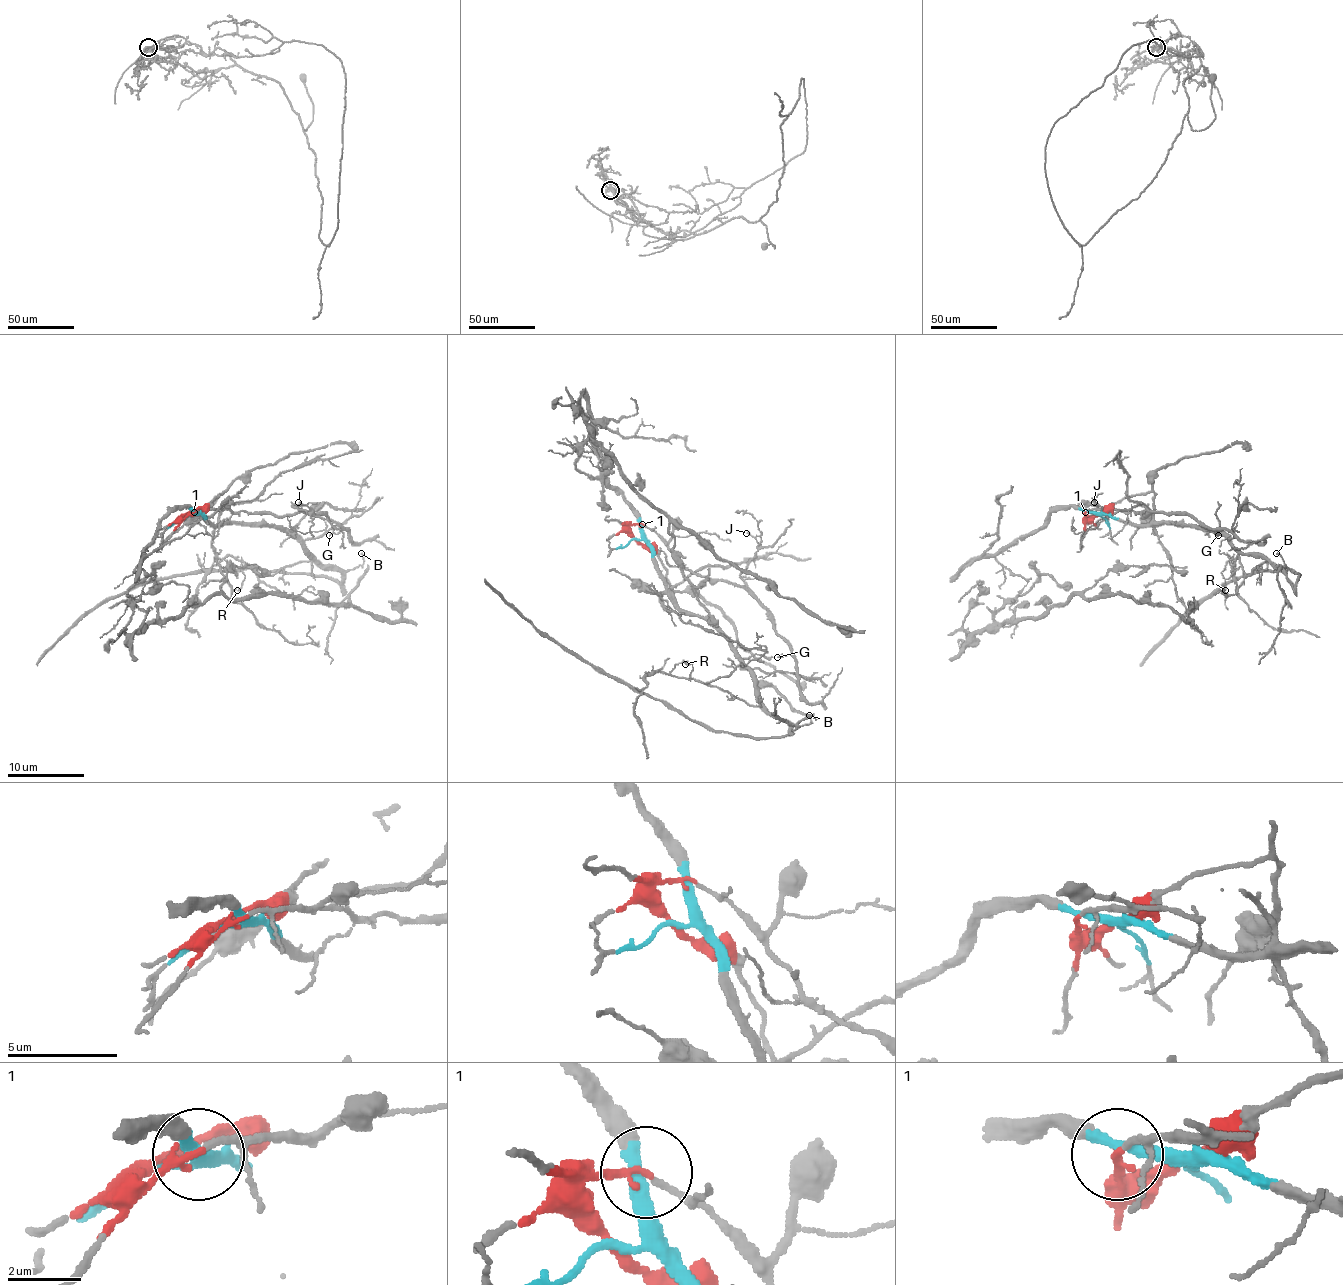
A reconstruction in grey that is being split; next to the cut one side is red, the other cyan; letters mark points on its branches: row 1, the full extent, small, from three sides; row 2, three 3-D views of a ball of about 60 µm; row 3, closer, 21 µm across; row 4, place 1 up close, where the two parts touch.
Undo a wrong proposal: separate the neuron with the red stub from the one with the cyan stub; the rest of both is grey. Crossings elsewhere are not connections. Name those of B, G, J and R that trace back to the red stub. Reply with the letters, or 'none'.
G, J

